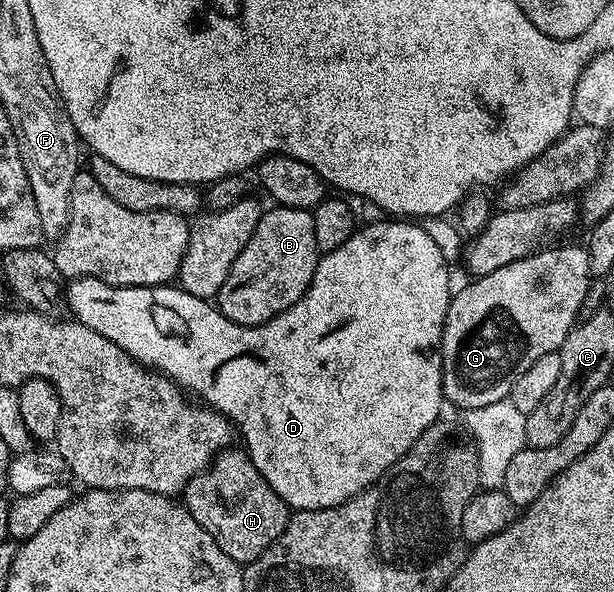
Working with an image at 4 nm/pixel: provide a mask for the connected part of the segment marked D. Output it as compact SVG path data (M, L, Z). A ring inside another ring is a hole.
M385 220L374 226L362 225L347 240L347 244L339 244L329 254L321 254L317 260L313 283L307 292L291 308L279 312L271 320L258 326L240 326L227 316L223 316L212 301L191 296L191 292L181 289L177 284L164 286L112 286L98 278L74 278L64 287L63 302L70 310L72 317L87 328L99 332L99 336L107 336L111 344L119 344L123 352L130 354L142 367L158 371L170 378L176 386L186 392L201 394L200 401L204 405L219 411L225 418L239 428L239 434L245 437L243 443L255 468L279 492L286 504L294 511L322 510L343 504L351 500L368 486L378 482L380 478L409 451L423 436L423 432L442 417L443 395L441 392L441 337L445 327L445 317L449 311L449 270L450 263L443 260L443 252L435 245L435 240L427 236L424 225L414 224L409 220Z

